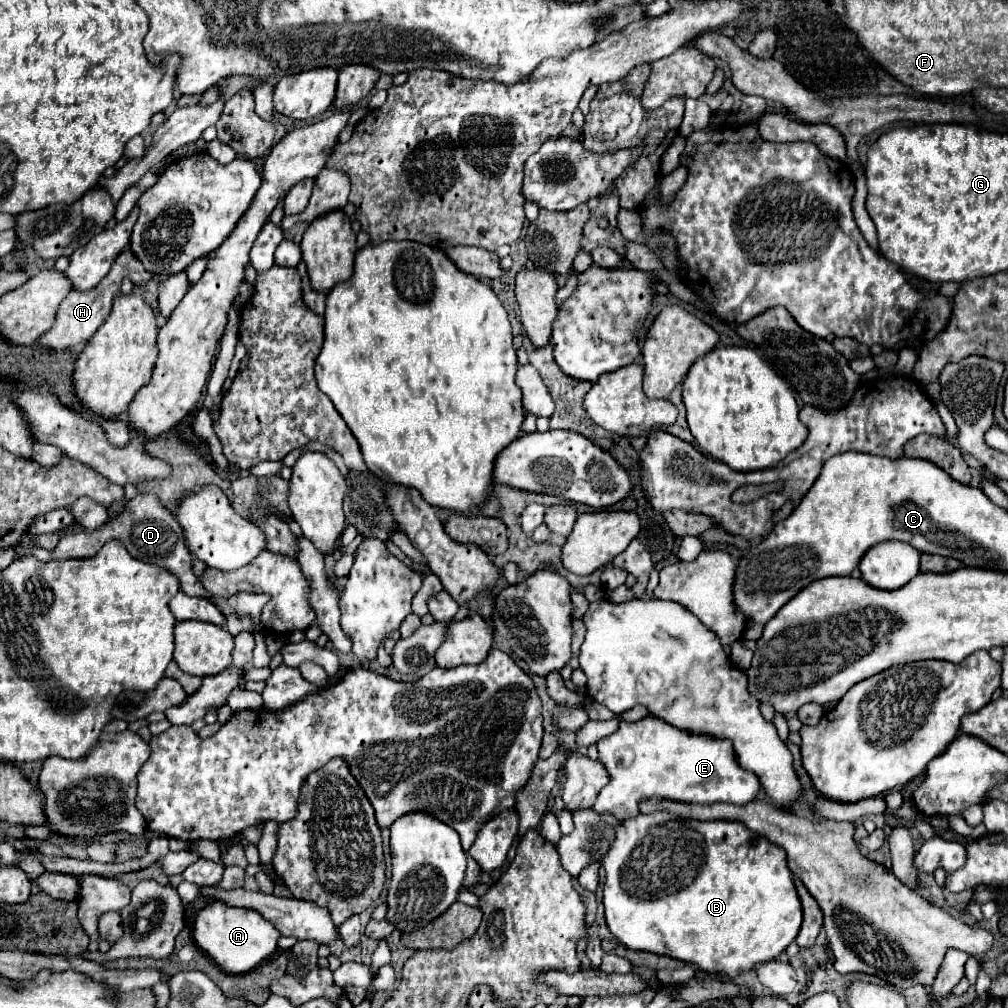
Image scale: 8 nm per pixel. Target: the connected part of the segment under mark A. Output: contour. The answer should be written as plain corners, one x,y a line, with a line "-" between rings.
223,902
207,904
195,918
193,938
201,950
205,950
227,974
245,974
257,968
265,958
277,950
277,928
255,910
231,908

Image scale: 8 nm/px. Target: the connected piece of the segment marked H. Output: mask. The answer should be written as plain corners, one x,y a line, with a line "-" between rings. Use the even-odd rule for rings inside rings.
127,250
127,252
121,252
117,256
117,260
113,262
113,268
109,270
109,274
99,282
97,288
89,290
89,292
77,292
77,290
71,290
65,300
59,304
59,312
57,312
57,318
53,322
53,326
43,332
37,340
35,340
35,346
37,348
49,348
49,350
67,350
71,346
77,346
77,344
85,344
95,332
97,328
103,324
103,320
109,316
109,310
111,310
111,302
113,302
113,296
119,294
119,288
121,288
121,280
129,276
133,280
135,286
143,286
149,278
153,278
153,274
149,274
141,262
137,262
137,258
133,258
133,254

